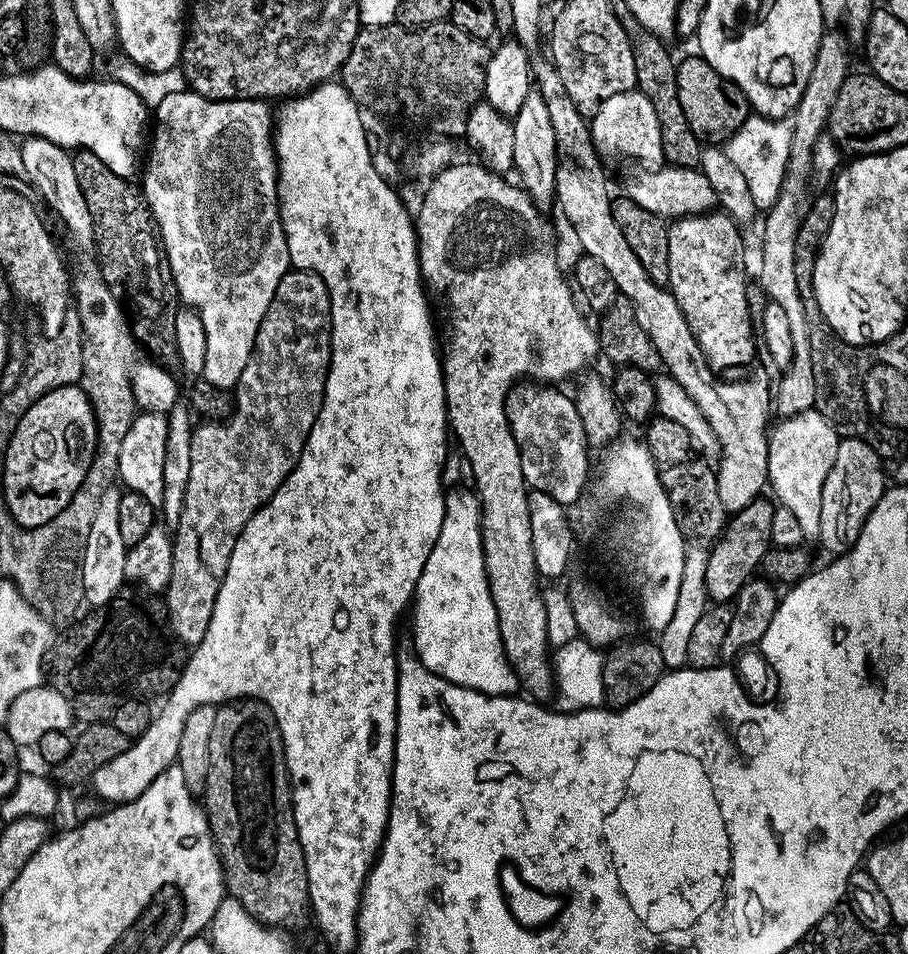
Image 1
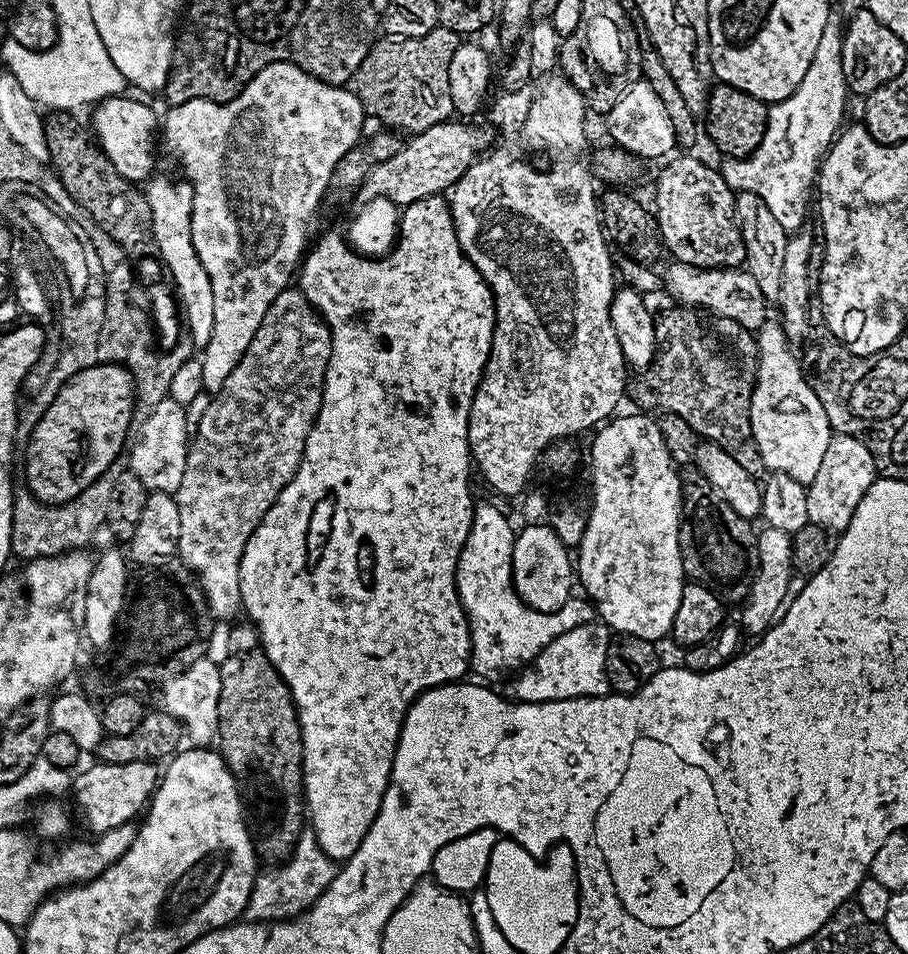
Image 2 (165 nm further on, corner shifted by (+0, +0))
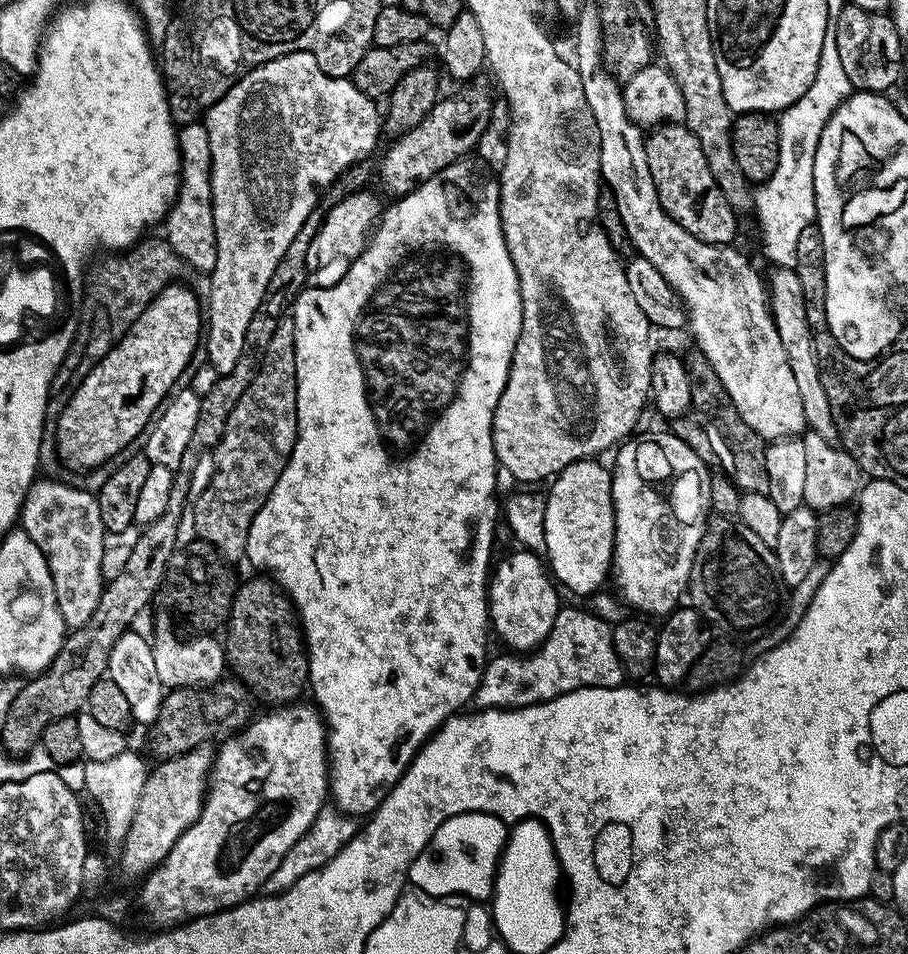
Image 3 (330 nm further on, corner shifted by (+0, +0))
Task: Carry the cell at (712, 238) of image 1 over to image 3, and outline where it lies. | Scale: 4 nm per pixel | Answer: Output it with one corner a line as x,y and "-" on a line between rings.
662,124
651,129
644,141
644,149
660,205
666,214
702,242
731,245
735,241
732,239
736,236
738,213
732,209
730,202
726,202
726,194
722,194
718,182
714,182
706,154
702,154
702,146
688,125

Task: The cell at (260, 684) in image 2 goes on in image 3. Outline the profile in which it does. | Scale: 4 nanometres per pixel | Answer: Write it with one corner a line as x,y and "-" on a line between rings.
256,574
253,580
239,585
232,596
232,609
228,615
226,631
228,637
223,637
222,643
227,652
227,667
253,693
257,692
268,706
288,706
299,701
308,688
308,654
304,646
304,638
298,627
298,617
283,591
271,579

